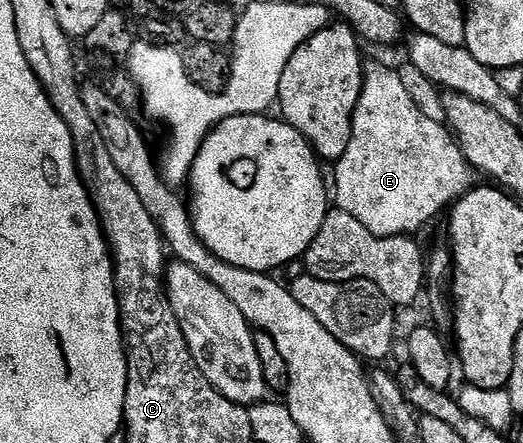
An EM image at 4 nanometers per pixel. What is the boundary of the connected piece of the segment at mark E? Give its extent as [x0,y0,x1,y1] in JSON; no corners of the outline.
[335,61,475,238]

